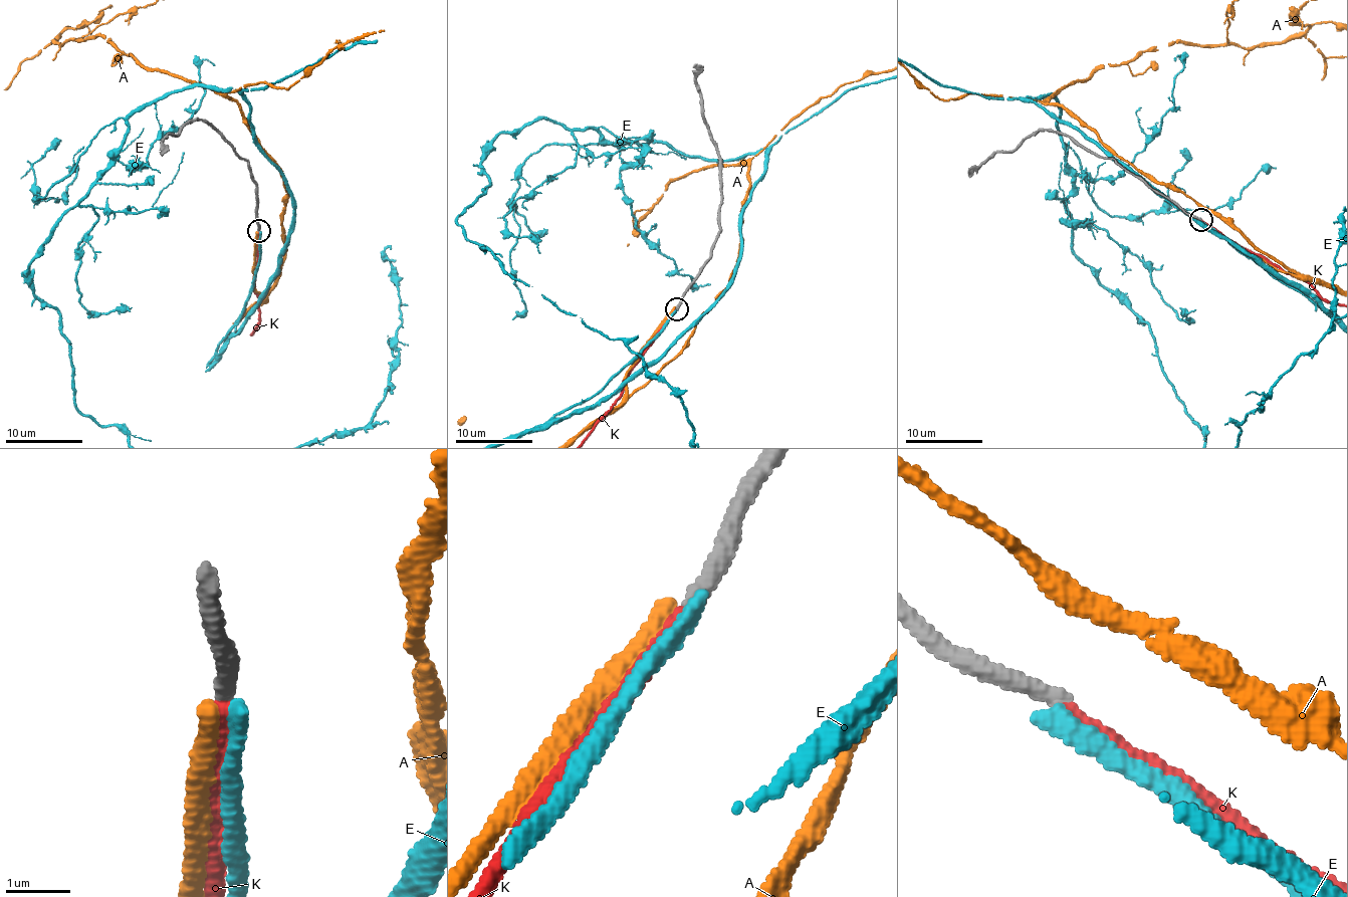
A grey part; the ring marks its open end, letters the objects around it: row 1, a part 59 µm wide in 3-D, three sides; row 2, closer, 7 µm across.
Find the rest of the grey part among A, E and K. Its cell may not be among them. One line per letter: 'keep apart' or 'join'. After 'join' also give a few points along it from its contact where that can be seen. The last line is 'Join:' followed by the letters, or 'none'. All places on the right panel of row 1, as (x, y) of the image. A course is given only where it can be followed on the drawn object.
A: keep apart
E: keep apart
K: join
Join: K

